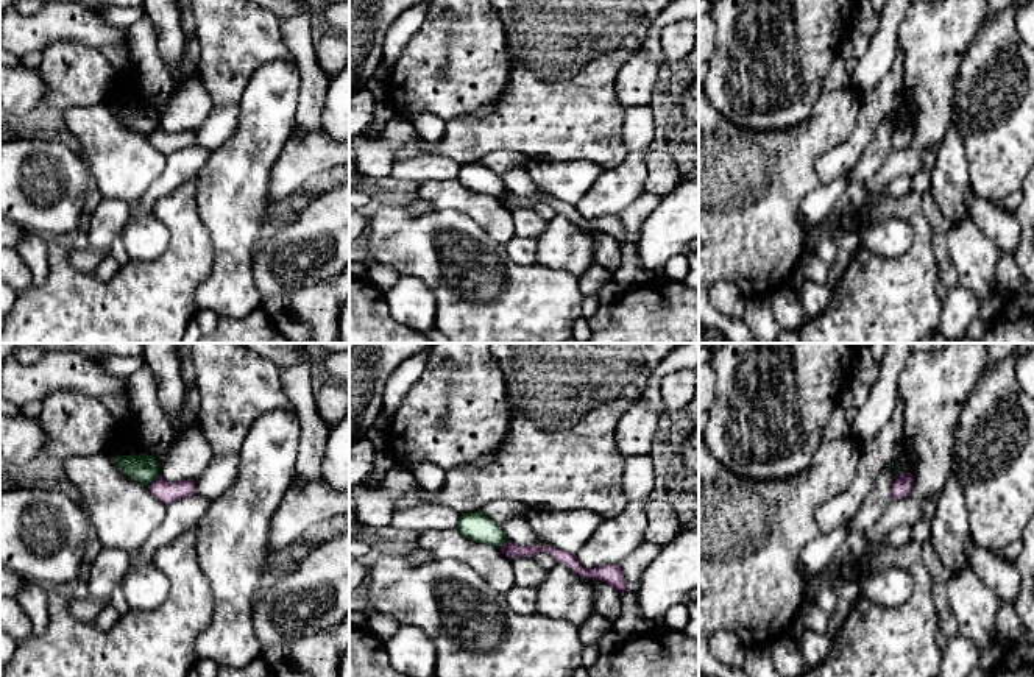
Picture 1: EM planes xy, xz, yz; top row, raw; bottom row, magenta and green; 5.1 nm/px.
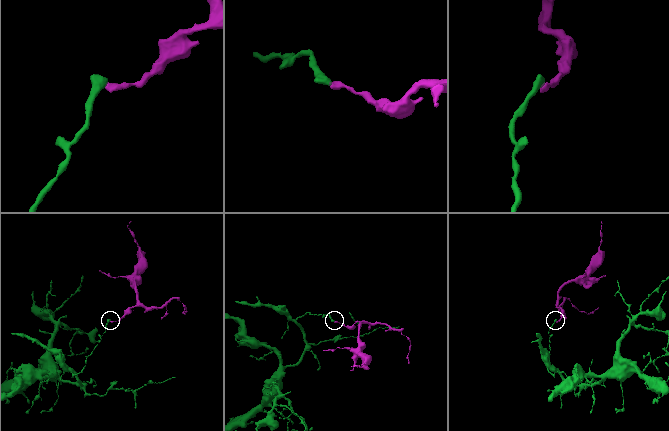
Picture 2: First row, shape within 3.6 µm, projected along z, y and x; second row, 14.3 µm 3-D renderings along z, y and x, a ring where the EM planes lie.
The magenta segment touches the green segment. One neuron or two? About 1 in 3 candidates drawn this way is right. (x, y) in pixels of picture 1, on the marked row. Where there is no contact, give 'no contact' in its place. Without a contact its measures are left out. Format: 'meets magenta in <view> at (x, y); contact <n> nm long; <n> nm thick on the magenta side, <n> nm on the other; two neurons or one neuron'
meets magenta in xy at (153, 481); contact 90 nm long; 110 nm thick on the magenta side, 150 nm on the other; two neurons

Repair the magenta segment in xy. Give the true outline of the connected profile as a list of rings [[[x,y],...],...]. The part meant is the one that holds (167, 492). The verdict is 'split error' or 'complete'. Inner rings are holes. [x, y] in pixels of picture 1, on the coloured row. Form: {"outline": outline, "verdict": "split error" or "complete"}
{"outline": [[[158,476],[148,488],[165,505],[175,502],[176,499],[190,498],[197,494],[197,485],[193,479],[165,482],[161,476]]], "verdict": "complete"}

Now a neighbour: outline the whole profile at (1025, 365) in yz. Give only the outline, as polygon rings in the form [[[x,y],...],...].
[[[1034,349],[1018,357],[1015,374],[1020,387],[1034,399]]]

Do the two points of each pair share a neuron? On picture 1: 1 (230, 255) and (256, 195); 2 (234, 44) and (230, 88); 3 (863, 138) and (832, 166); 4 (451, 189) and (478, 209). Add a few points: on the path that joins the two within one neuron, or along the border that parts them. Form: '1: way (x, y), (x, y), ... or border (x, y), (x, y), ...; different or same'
1: way (234, 241), (234, 217), (242, 209); same
2: way (222, 55), (214, 66), (217, 77); same
3: way (855, 145), (839, 161); same
4: way (457, 195), (471, 203); same

